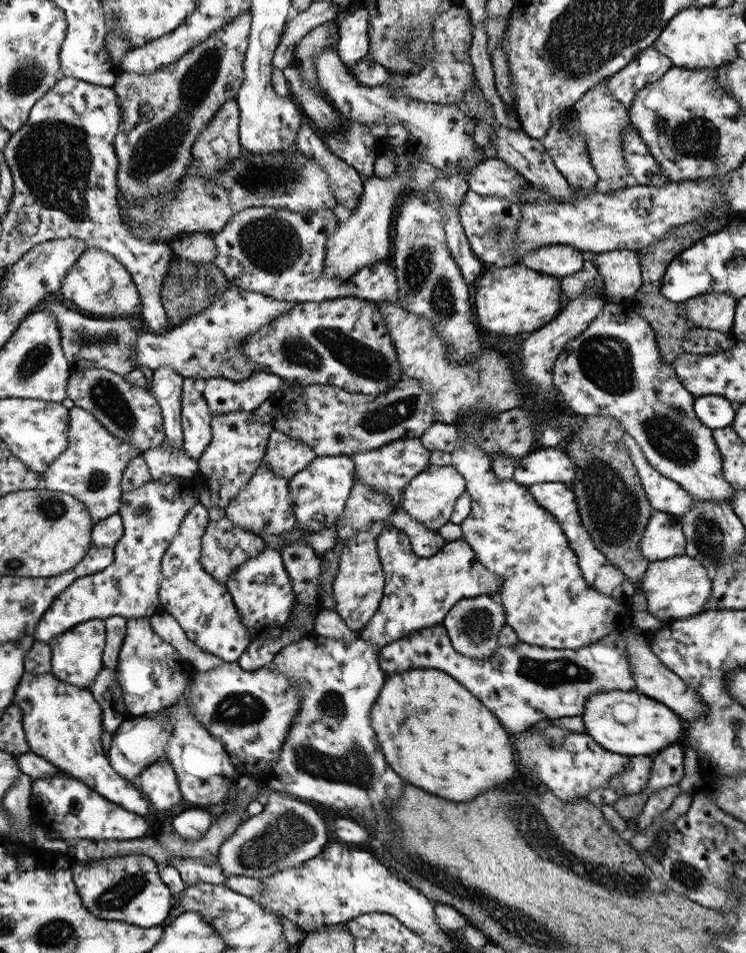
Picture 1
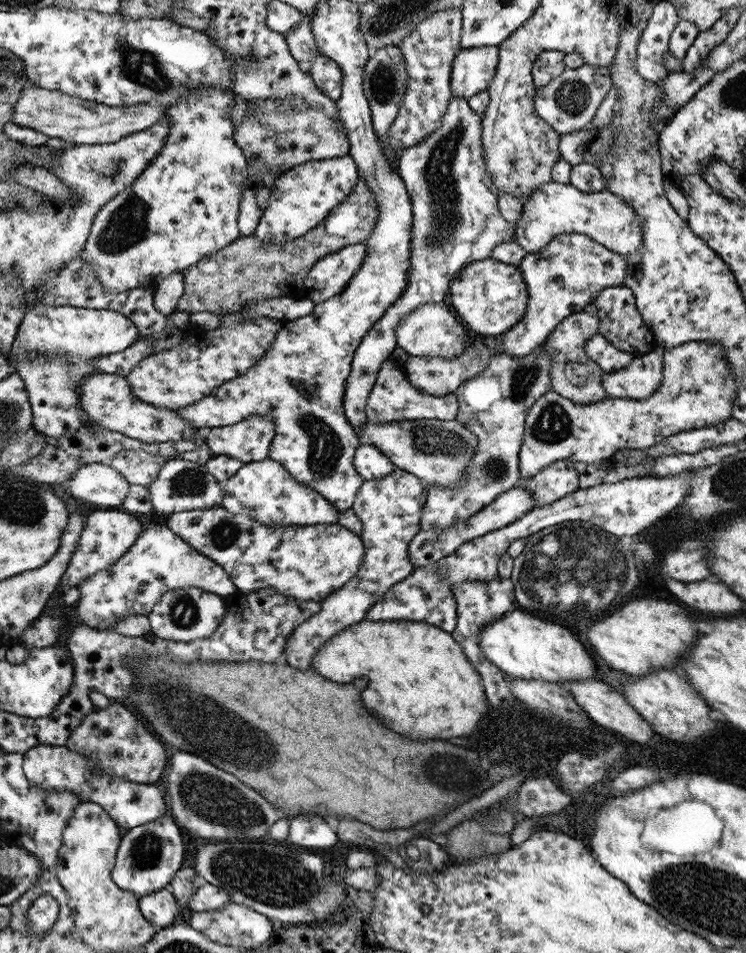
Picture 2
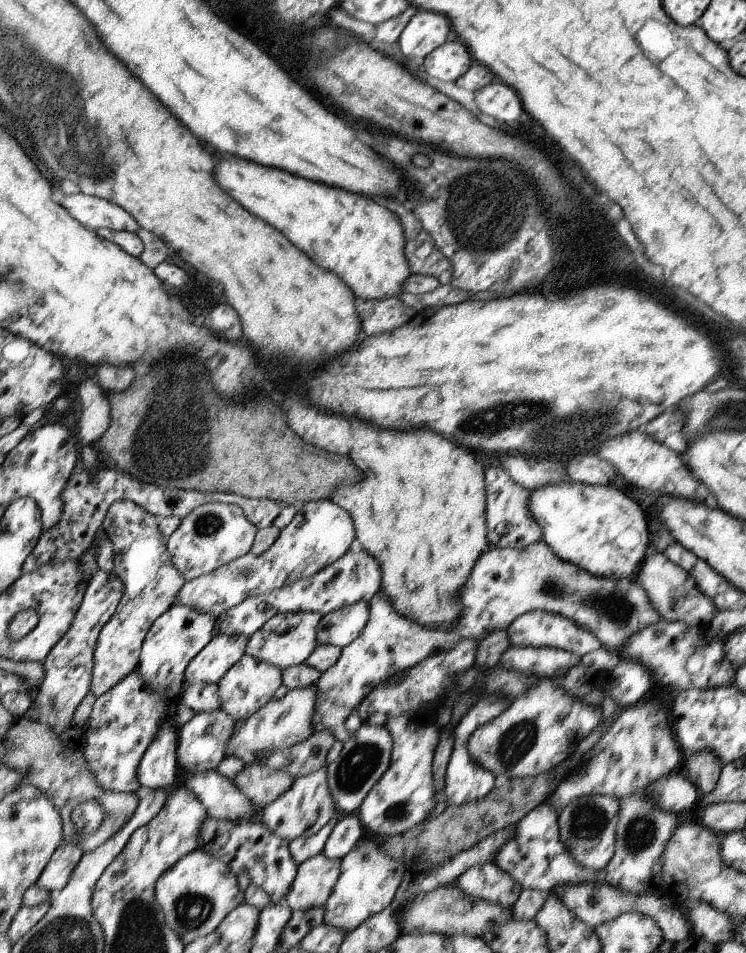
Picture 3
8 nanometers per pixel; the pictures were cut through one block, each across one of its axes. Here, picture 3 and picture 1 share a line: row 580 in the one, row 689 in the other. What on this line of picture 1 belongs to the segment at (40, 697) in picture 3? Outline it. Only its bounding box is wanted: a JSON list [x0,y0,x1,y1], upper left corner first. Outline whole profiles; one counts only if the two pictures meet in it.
[89,668,134,733]

